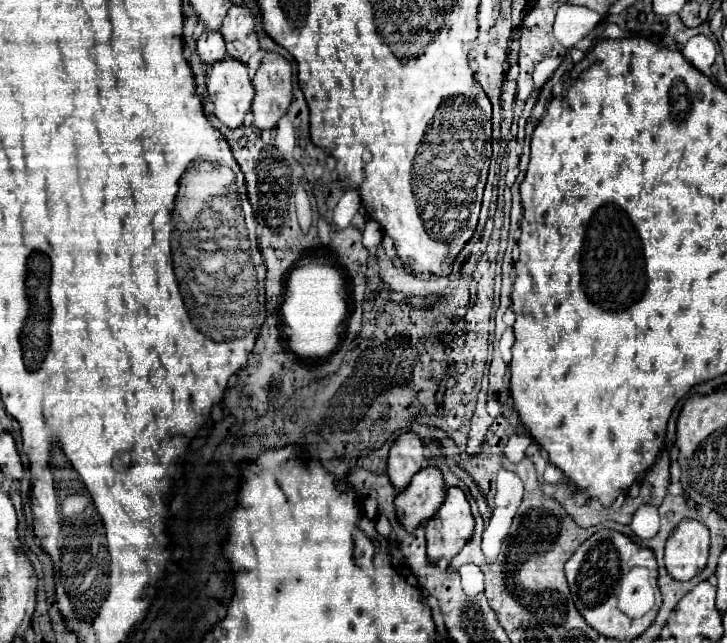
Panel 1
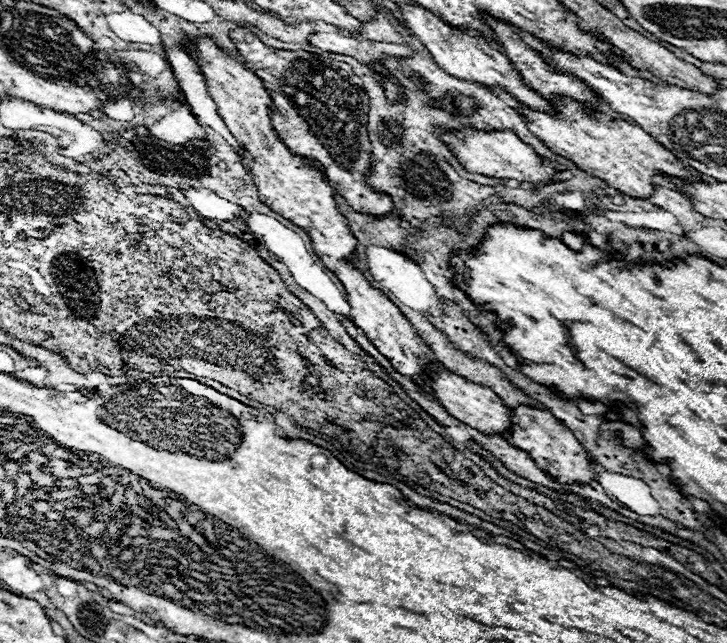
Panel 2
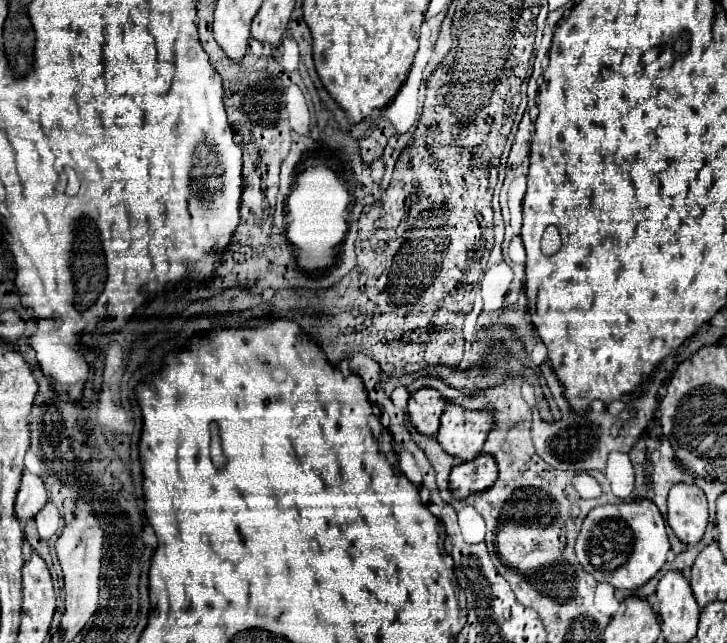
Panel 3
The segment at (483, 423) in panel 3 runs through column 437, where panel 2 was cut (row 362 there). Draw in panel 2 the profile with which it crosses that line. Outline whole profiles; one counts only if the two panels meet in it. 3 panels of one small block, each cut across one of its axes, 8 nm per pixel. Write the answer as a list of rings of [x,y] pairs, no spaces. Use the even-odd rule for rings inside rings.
[[[434,362],[432,368],[428,368],[430,374],[430,382],[432,382],[432,390],[434,396],[440,400],[440,404],[446,408],[446,412],[454,418],[458,418],[460,422],[480,430],[482,434],[490,434],[490,436],[506,436],[510,432],[510,408],[486,386],[480,384],[472,384],[448,370],[442,368],[440,362]]]

